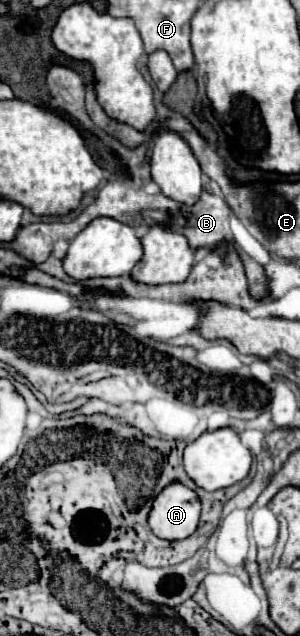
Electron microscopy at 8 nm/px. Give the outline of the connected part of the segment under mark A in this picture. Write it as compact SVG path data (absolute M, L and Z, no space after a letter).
M173 482L157 494L149 514L149 526L159 538L183 540L197 530L199 514L199 496L181 482Z

